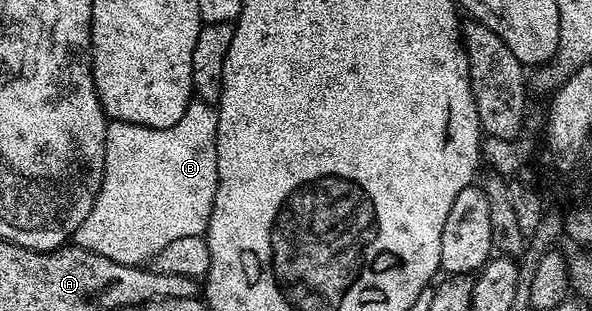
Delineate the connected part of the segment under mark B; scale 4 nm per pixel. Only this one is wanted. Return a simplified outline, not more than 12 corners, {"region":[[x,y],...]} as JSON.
{"region":[[218,111],[110,121],[74,243],[143,266],[203,236]]}

